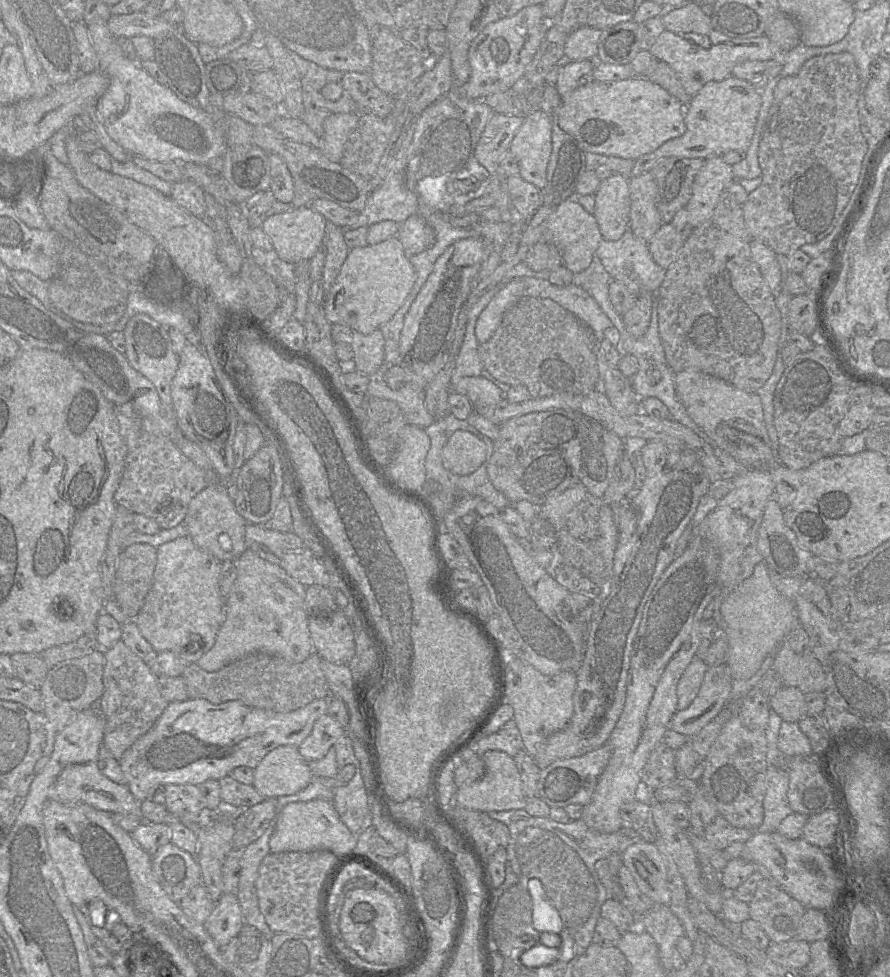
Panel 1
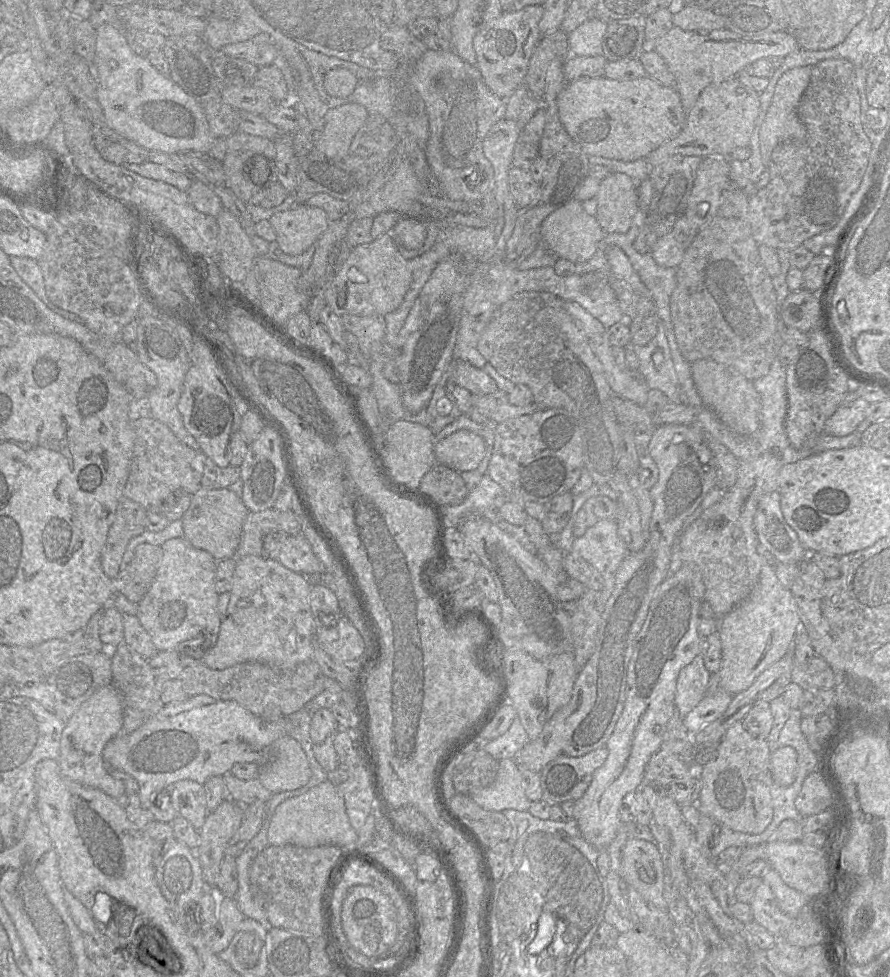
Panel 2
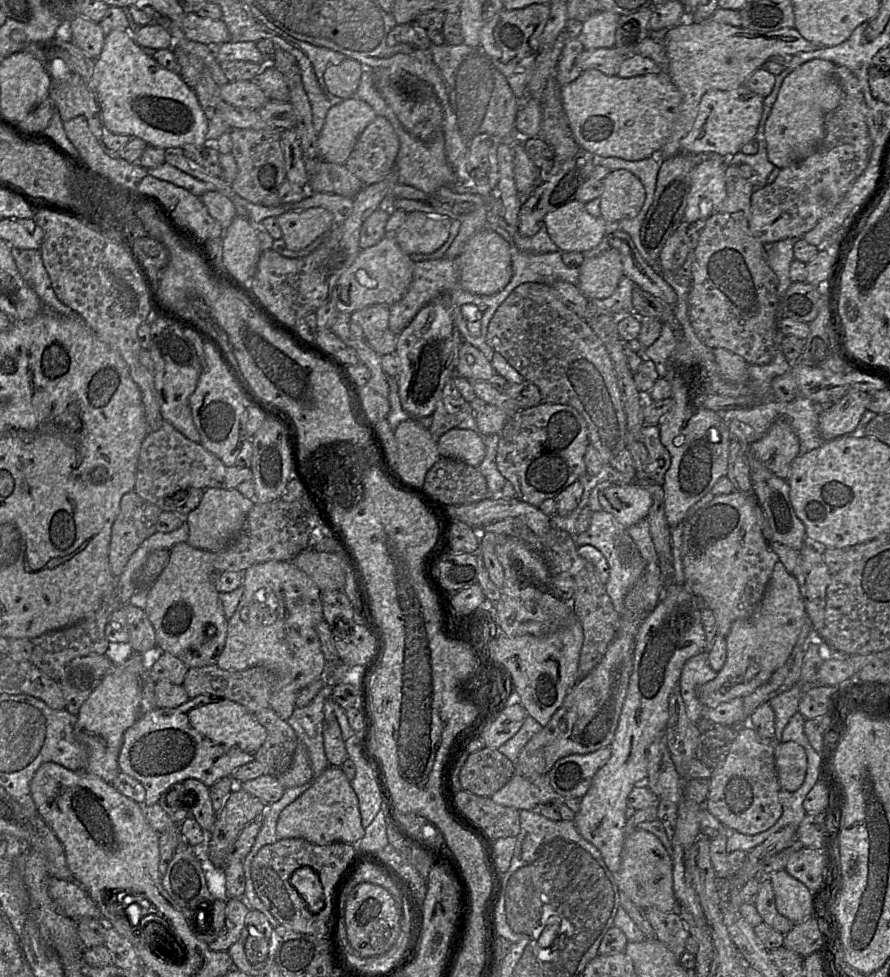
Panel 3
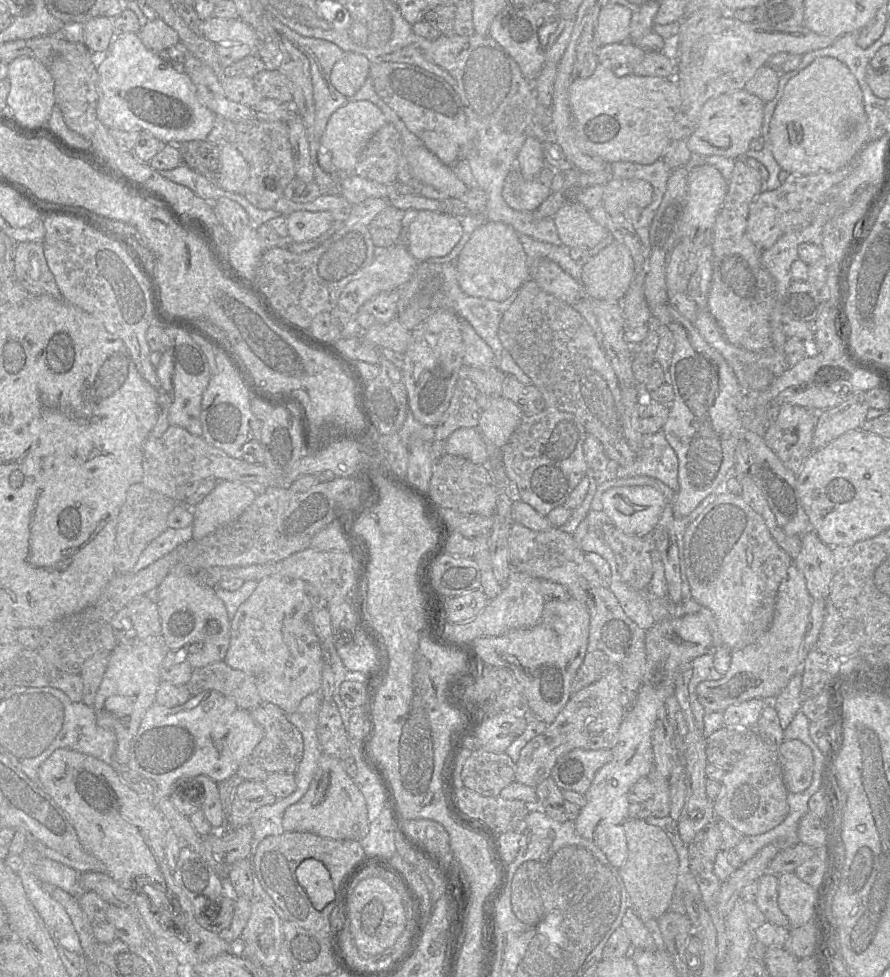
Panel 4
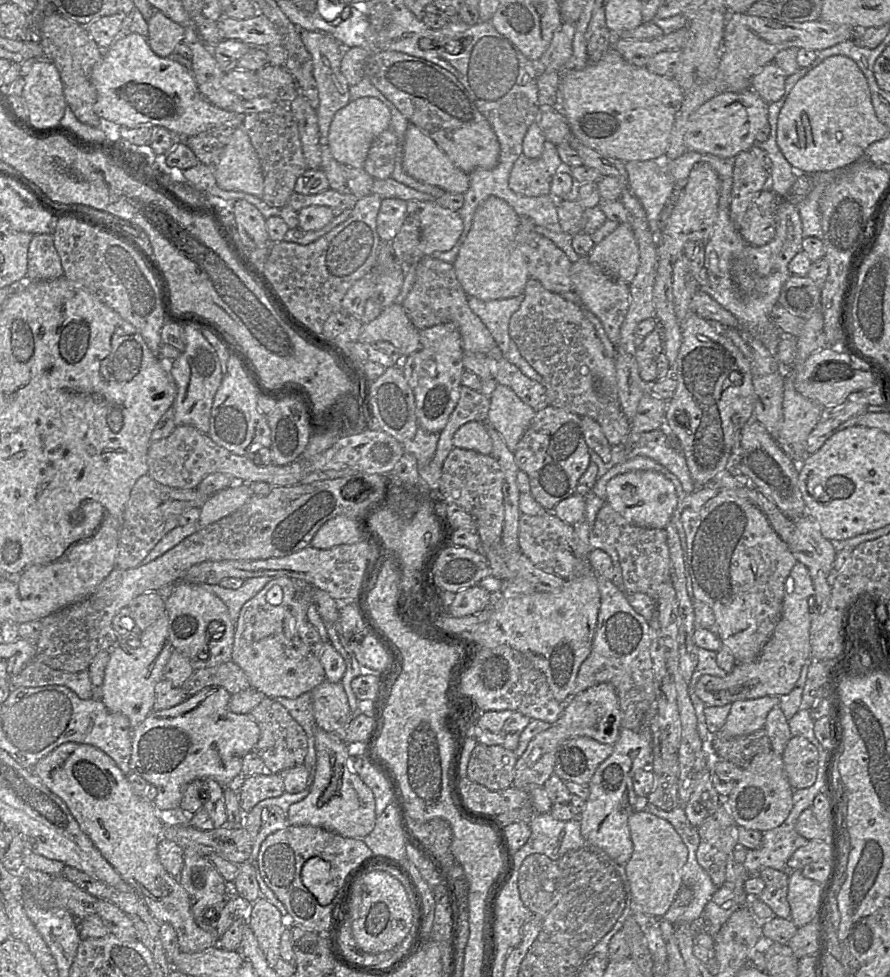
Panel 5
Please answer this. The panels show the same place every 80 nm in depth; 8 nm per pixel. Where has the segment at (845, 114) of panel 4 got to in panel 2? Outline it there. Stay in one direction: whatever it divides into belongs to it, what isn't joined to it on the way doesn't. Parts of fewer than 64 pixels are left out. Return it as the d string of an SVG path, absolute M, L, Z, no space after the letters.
M813 66L796 67L786 71L777 82L771 105L760 129L760 150L767 169L773 150L785 142L800 142L806 137L806 128L798 117L798 106L807 89Z

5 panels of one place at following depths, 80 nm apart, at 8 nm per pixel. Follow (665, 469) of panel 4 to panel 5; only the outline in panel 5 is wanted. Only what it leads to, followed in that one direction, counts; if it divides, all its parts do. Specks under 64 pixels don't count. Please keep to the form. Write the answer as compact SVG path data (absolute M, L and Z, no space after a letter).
M664 425L661 429L649 432L630 432L627 439L611 446L611 459L607 464L590 453L591 462L598 466L598 478L605 475L610 466L626 462L637 456L651 458L665 467L681 483L685 496L696 490L682 450L675 449L669 442Z

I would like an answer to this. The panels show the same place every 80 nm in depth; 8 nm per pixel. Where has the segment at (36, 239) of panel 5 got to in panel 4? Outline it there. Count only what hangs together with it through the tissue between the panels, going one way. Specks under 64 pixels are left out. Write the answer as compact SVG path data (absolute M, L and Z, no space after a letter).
M43 241L17 243L14 276L31 296L48 295L63 300L43 252Z

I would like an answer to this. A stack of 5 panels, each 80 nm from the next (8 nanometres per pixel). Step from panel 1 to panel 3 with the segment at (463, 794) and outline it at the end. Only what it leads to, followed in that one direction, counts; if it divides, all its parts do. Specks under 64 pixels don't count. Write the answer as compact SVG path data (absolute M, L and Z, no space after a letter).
M515 773L509 781L491 795L496 804L513 807L517 810L535 810L537 799L532 795L530 780Z

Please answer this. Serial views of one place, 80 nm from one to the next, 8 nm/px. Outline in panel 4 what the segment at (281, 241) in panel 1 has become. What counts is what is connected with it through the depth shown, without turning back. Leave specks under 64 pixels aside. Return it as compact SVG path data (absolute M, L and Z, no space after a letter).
M297 210L287 215L287 230L295 242L307 242L326 232L333 220L329 211Z

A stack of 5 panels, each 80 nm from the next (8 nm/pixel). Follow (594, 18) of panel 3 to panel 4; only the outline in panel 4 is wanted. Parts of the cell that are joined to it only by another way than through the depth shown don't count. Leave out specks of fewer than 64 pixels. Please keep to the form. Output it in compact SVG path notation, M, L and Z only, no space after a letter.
M618 4L602 7L595 28L596 41L601 45L628 41L632 14L630 9Z

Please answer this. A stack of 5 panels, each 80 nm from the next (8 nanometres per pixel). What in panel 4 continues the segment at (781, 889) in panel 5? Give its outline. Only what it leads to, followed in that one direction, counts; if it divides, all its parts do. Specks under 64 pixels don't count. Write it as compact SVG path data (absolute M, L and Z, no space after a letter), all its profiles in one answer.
M764 874L758 879L758 893L755 904L763 913L766 921L781 927L789 927L788 918L781 912L777 904L778 876Z

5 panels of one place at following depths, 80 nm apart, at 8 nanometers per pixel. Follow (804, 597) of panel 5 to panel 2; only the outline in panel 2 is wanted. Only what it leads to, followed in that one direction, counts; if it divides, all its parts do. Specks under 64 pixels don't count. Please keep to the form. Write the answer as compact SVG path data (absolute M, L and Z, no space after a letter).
M766 563L751 594L720 619L722 665L720 671L712 675L708 692L723 690L734 696L748 689L763 671L793 650L800 630L801 619L791 590L780 583L773 565Z

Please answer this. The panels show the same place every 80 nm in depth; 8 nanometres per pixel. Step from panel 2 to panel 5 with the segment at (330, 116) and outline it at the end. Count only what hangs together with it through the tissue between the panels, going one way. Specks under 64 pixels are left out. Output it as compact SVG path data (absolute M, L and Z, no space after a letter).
M372 97L350 101L334 115L328 133L328 146L333 157L341 164L363 168L369 149L375 138L390 128L391 113L379 99Z

